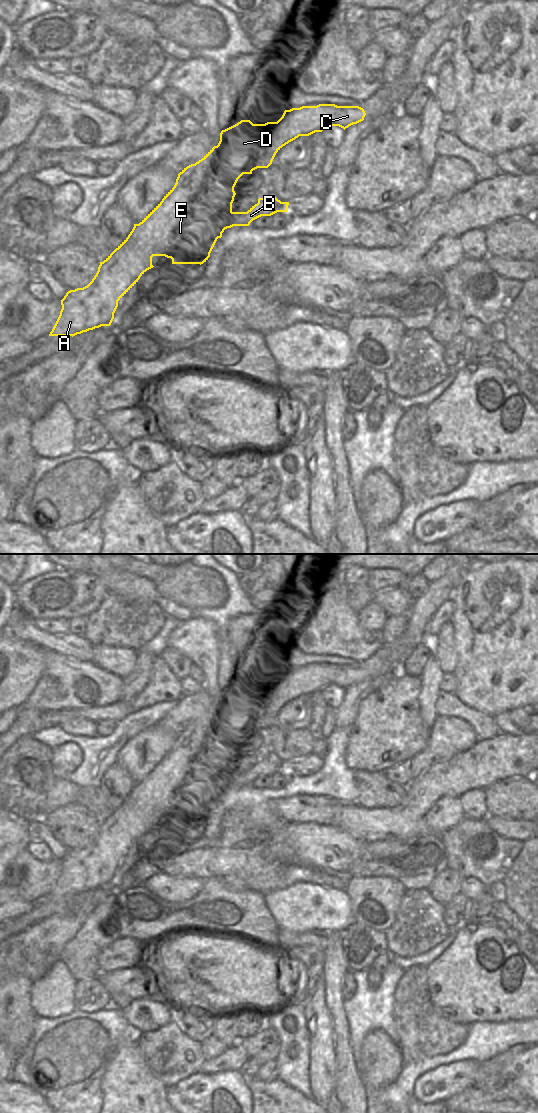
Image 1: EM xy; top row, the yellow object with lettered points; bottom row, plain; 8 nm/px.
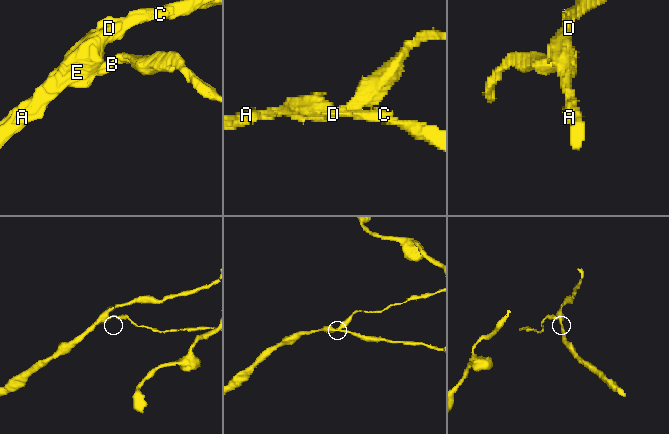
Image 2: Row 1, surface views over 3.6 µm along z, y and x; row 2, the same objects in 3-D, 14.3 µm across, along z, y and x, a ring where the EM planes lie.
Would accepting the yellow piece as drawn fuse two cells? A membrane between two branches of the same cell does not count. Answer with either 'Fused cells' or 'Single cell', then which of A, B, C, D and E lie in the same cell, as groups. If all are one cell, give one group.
Fused cells. Groups: A C D E / B.

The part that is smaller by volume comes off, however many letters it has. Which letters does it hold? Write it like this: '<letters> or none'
B

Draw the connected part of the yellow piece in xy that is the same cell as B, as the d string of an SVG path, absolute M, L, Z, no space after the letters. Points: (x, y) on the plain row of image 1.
M259 758L258 763L252 766L247 772L232 772L226 781L226 785L215 795L222 797L225 789L233 786L249 786L250 783L261 777L271 776L277 772L288 772L289 762L281 762L275 758Z

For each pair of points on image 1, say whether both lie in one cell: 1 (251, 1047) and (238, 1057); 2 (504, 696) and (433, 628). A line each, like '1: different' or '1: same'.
1: different
2: different

